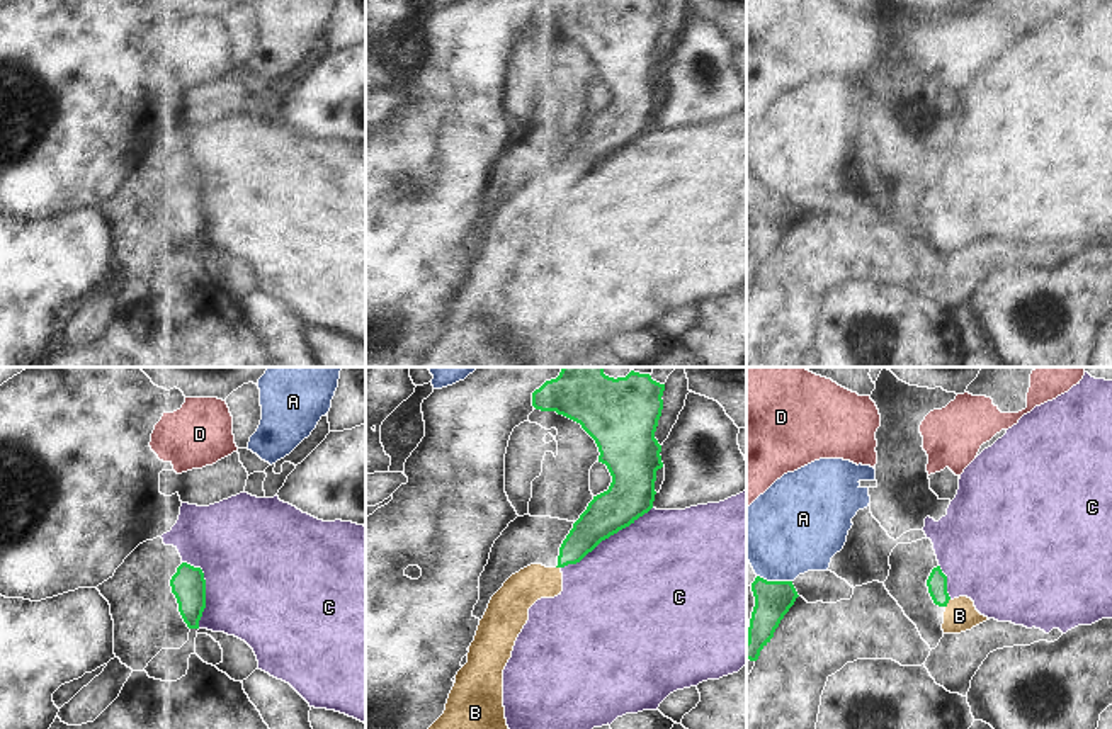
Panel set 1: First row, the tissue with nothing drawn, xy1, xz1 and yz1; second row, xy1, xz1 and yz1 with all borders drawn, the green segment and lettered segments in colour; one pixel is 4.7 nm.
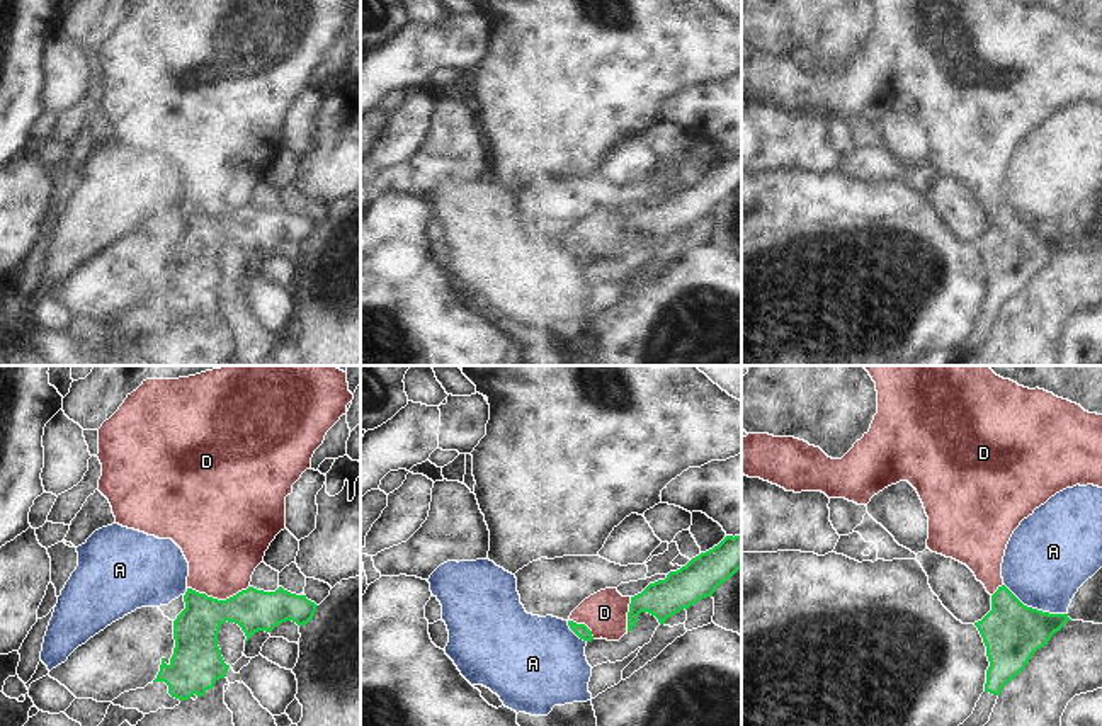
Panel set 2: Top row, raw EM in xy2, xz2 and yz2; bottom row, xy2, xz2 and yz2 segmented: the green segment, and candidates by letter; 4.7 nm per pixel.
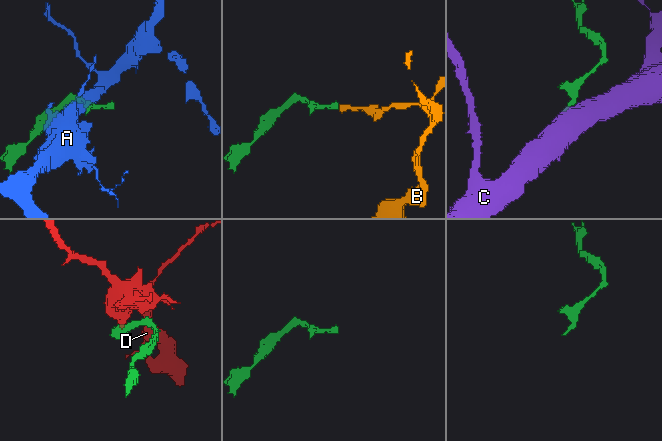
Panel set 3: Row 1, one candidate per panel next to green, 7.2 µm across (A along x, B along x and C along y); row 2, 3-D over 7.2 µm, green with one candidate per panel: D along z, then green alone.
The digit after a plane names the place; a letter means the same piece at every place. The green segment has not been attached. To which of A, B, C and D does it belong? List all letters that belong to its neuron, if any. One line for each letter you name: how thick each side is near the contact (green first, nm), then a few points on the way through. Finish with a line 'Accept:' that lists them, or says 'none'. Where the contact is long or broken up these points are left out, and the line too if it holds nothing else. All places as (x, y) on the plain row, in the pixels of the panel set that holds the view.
B: Thickness 100 nm (green) against 150 nm. Path across: yz1 (937, 201), (937, 211), (947, 221), (959, 235)
Accept: B

